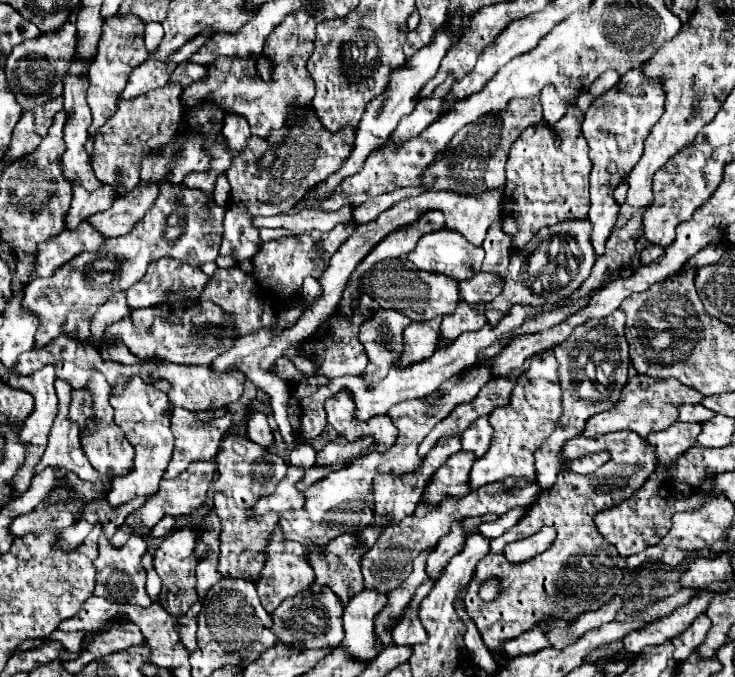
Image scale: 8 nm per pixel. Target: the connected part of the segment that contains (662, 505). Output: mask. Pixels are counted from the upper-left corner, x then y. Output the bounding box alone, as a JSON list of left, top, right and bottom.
[596,477,702,557]

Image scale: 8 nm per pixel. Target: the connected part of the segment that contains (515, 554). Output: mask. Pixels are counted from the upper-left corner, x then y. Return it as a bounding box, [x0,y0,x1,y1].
[504,527,556,563]

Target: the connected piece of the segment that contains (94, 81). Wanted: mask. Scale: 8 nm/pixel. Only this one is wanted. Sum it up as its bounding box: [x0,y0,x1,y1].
[86,15,148,157]

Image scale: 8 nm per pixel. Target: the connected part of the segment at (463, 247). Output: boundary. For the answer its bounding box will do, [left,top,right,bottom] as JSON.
[408,229,484,281]

